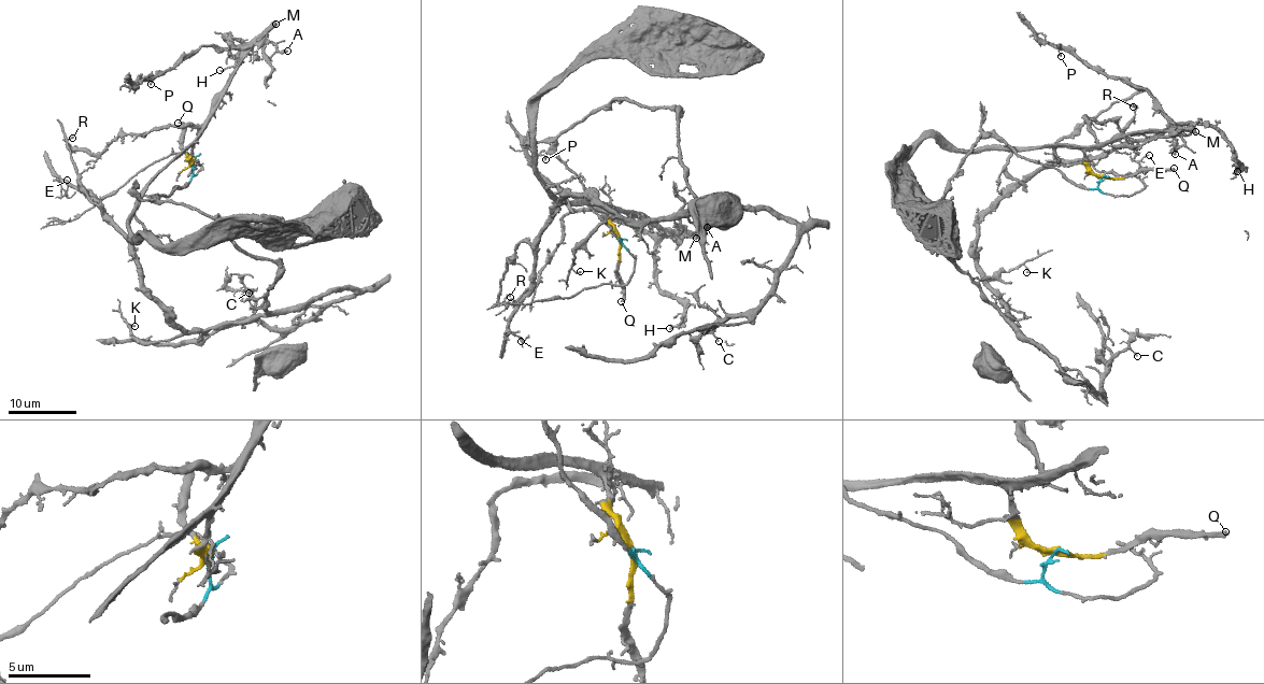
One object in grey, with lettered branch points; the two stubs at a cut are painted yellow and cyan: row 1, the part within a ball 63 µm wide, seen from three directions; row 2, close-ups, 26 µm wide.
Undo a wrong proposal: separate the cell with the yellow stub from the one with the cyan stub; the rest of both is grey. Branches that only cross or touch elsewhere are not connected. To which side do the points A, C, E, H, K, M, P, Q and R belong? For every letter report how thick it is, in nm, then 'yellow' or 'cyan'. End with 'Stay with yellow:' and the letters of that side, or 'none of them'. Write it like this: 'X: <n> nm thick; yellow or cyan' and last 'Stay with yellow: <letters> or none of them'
A: 280 nm thick; yellow
C: 150 nm thick; cyan
E: 110 nm thick; cyan
H: 180 nm thick; yellow
K: 130 nm thick; cyan
M: 550 nm thick; yellow
P: 160 nm thick; yellow
Q: 240 nm thick; yellow
R: 160 nm thick; yellow
Stay with yellow: A, H, M, P, Q, R

